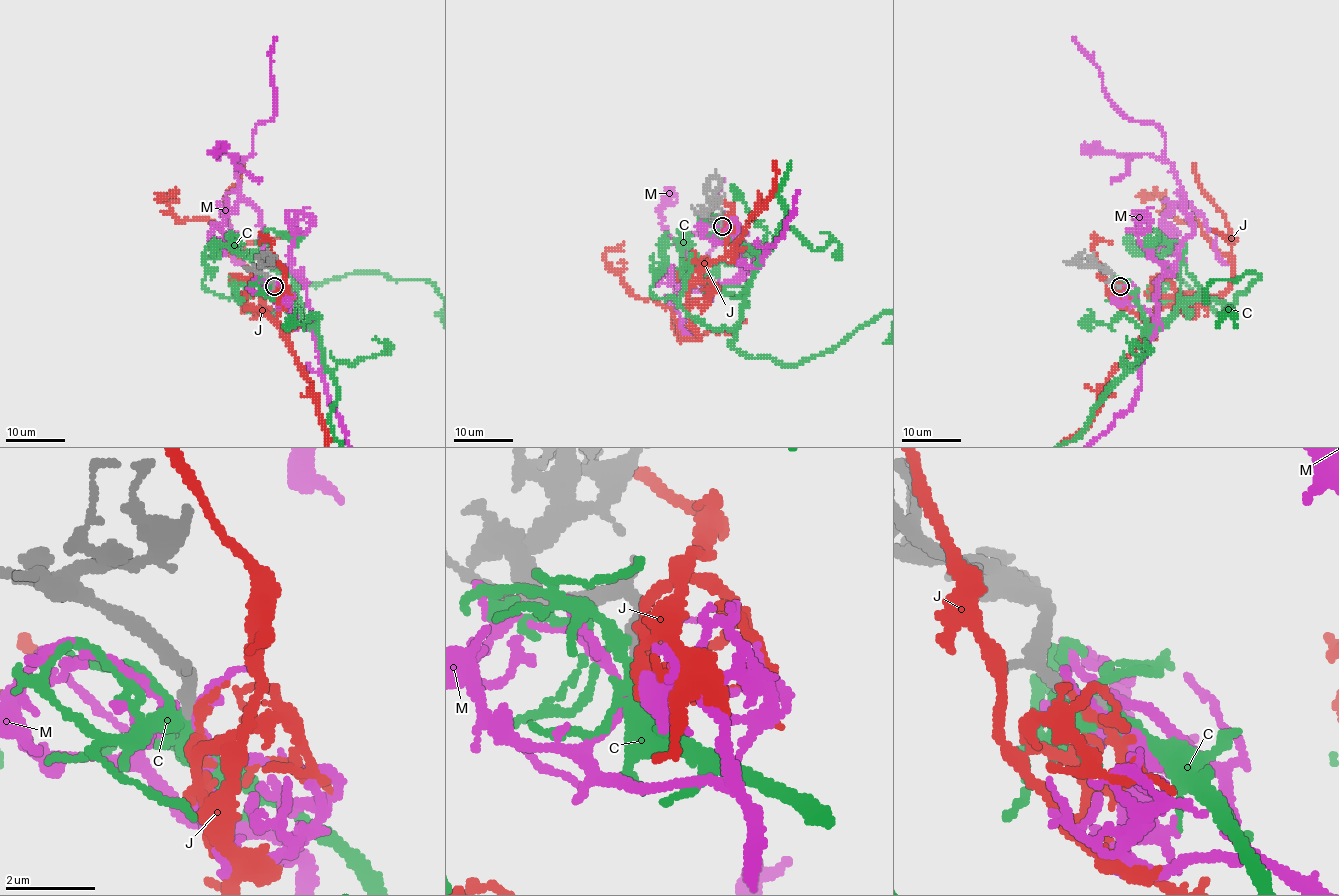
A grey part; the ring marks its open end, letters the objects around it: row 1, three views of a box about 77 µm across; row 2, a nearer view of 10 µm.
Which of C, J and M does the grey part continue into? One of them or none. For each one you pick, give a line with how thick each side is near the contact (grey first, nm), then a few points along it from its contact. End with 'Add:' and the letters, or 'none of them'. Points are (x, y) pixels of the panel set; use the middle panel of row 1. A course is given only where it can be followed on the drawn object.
C: 320/280 nm
Add: C

